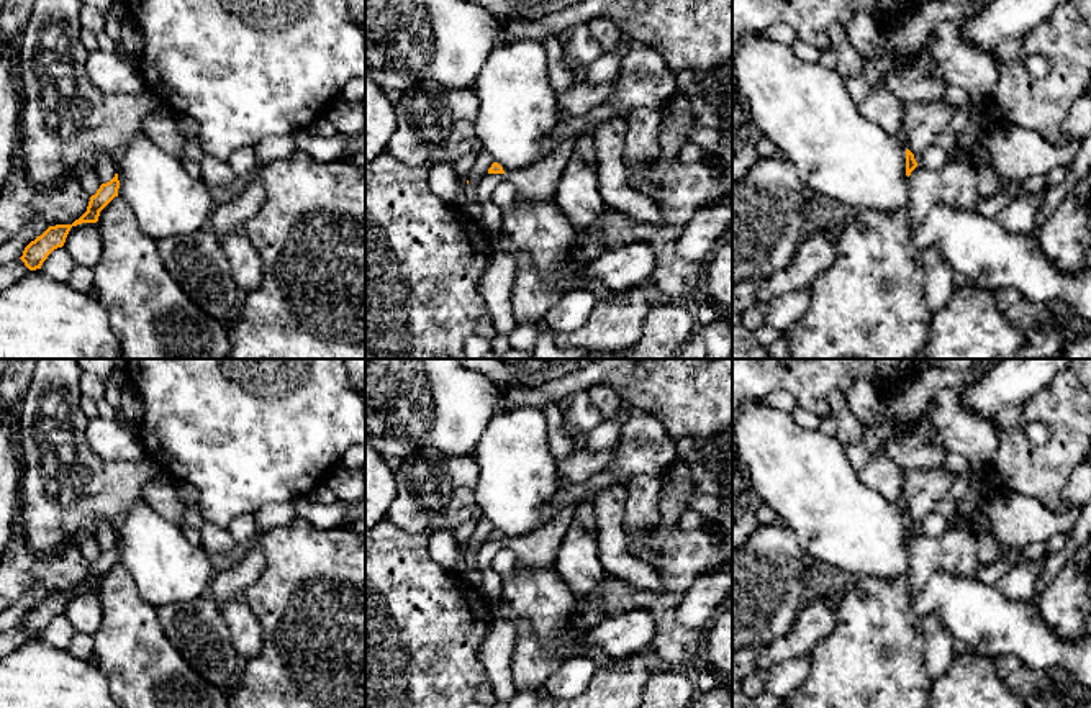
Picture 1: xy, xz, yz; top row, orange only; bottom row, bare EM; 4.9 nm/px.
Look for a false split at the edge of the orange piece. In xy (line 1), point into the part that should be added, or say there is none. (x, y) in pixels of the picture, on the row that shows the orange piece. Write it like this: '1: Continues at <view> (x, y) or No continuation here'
1: No continuation here

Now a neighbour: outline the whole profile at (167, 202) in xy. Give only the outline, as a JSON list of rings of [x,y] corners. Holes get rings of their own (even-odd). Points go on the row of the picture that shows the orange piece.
[[[144,134],[129,139],[123,159],[116,164],[118,197],[134,211],[138,226],[152,241],[179,239],[206,228],[215,210],[208,185],[192,177],[182,159],[165,154]]]

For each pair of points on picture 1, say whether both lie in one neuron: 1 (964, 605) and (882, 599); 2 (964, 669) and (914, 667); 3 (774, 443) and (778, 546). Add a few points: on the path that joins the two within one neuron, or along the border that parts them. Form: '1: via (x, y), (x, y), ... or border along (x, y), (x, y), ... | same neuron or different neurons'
1: border along (937, 572), (913, 610), (941, 625) | different neurons
2: border along (959, 648), (950, 664), (928, 690) | different neurons
3: border along (782, 521), (805, 554) | different neurons

